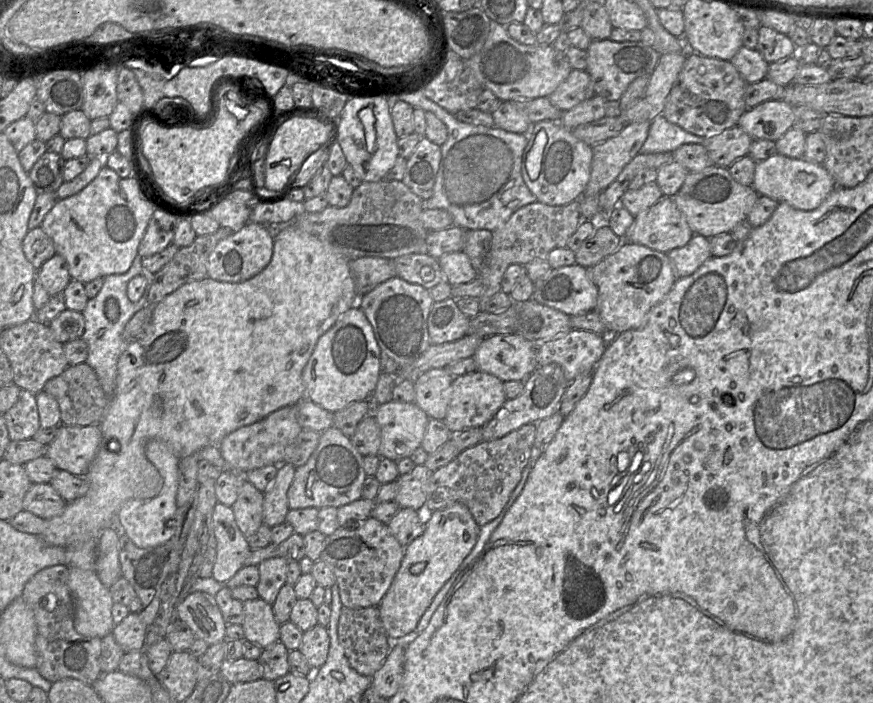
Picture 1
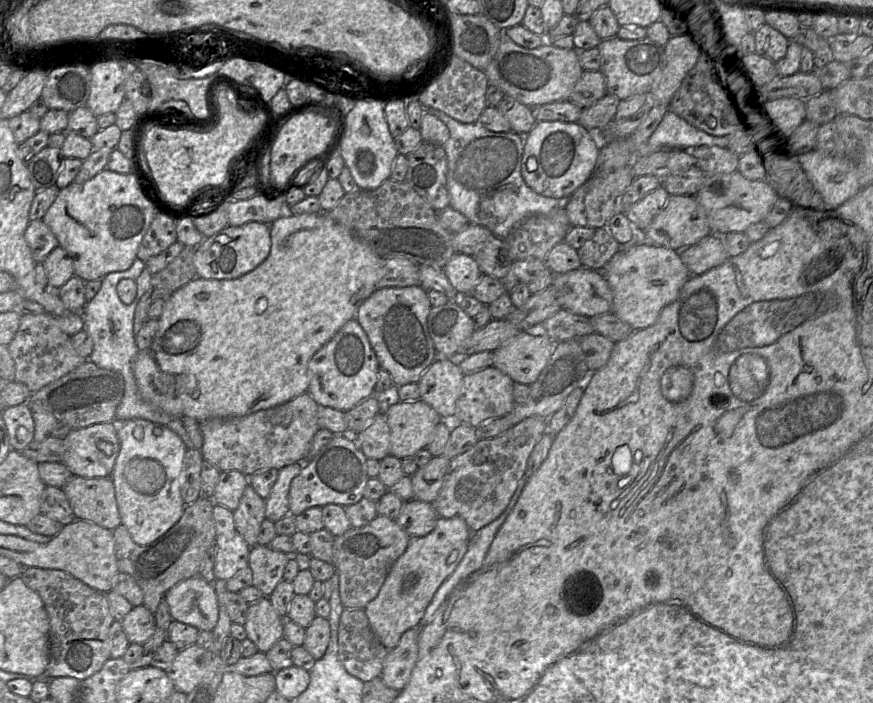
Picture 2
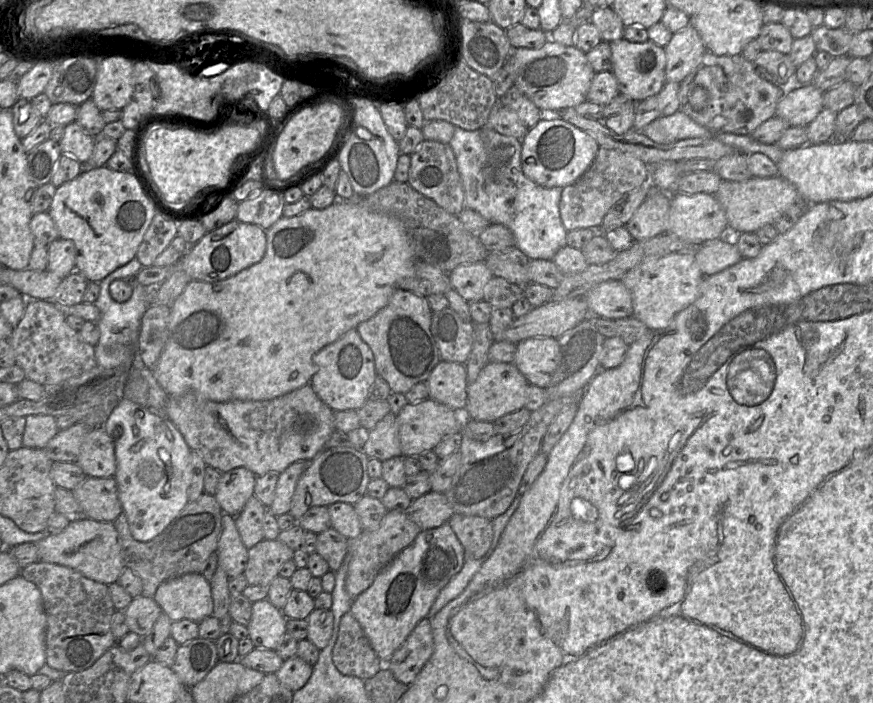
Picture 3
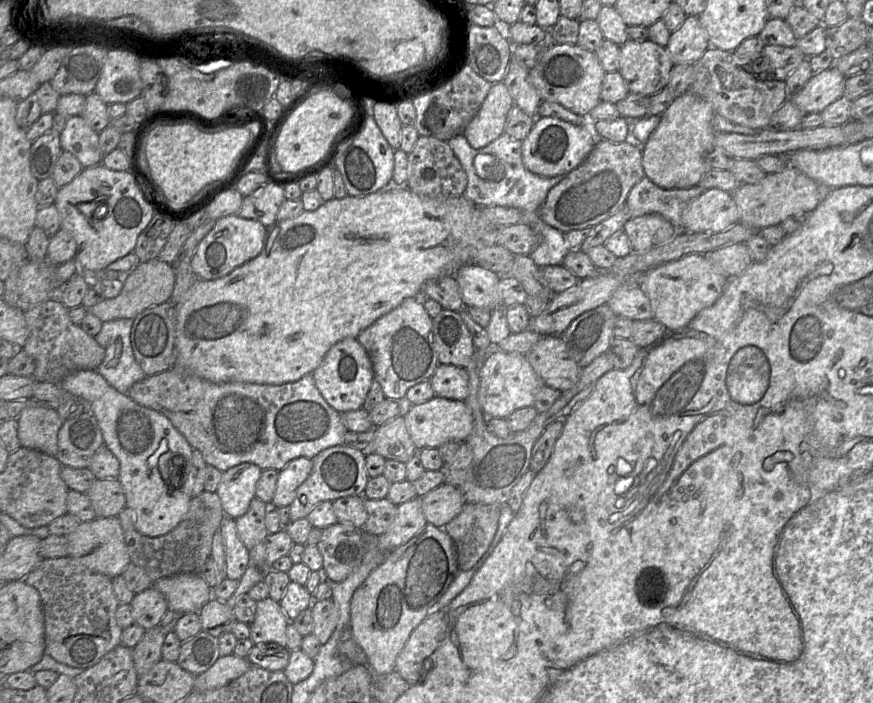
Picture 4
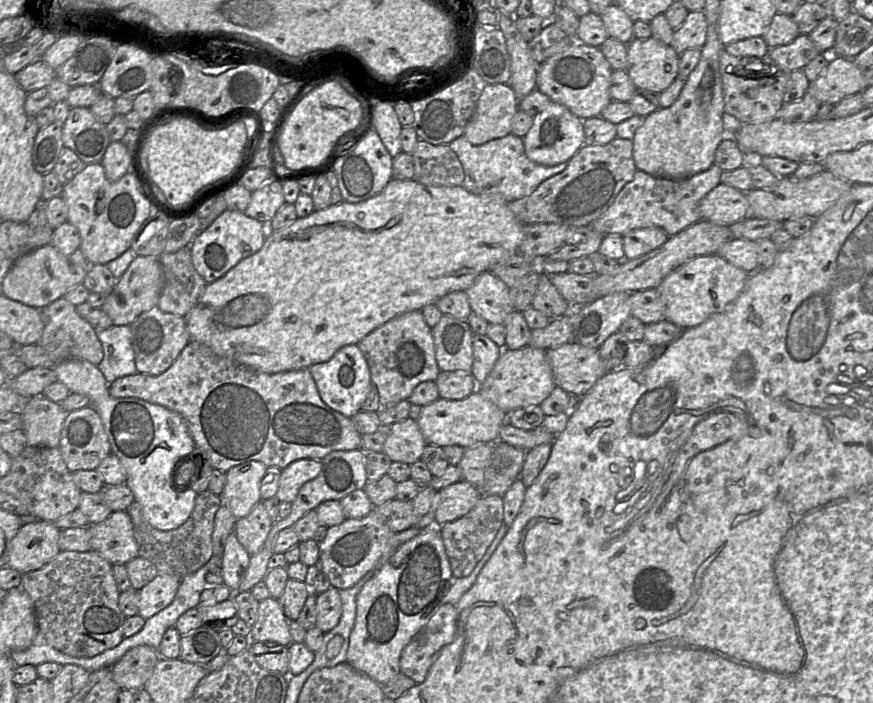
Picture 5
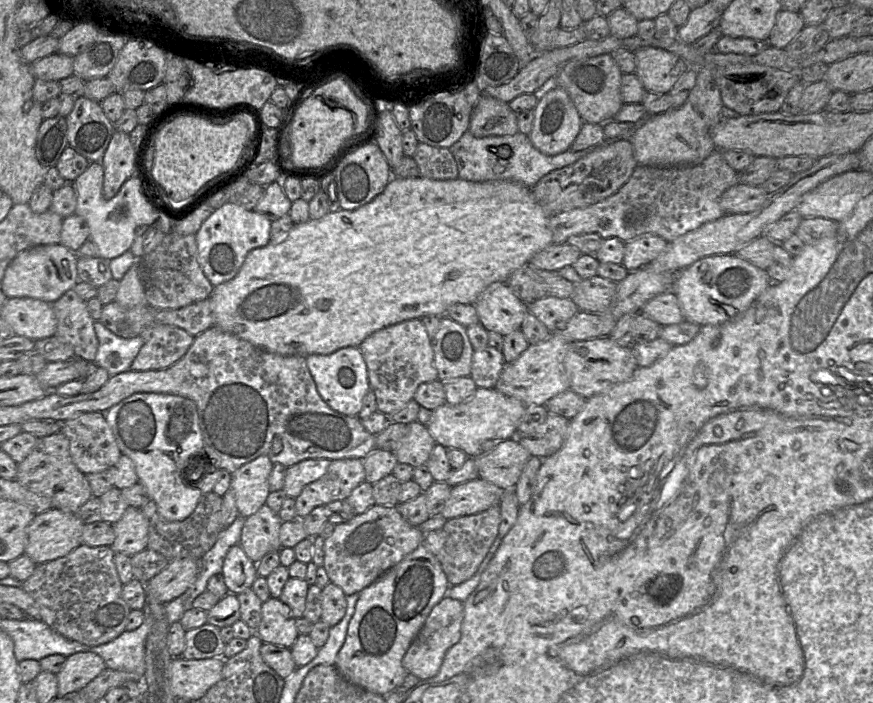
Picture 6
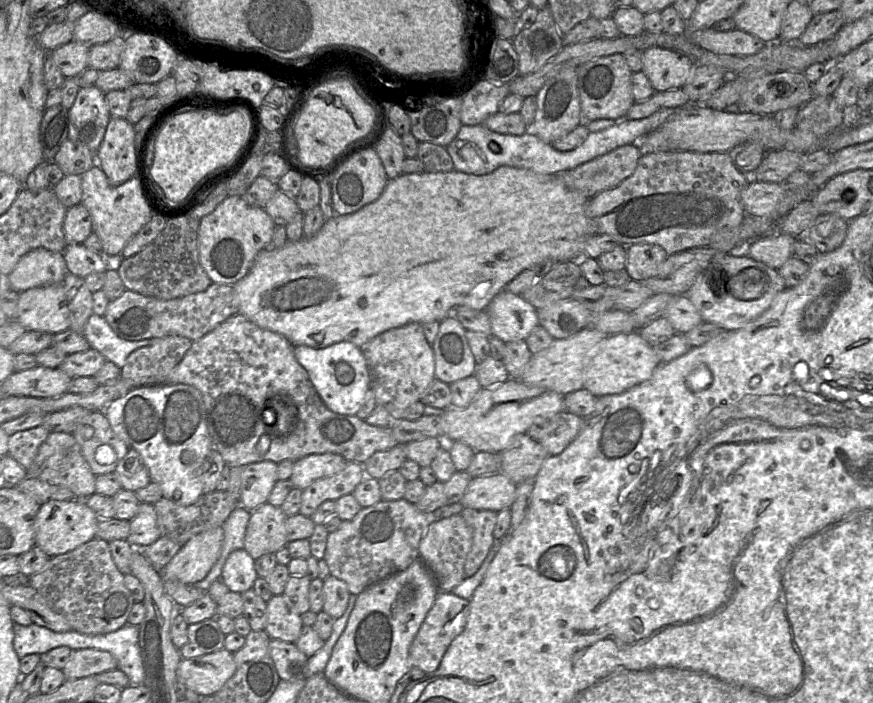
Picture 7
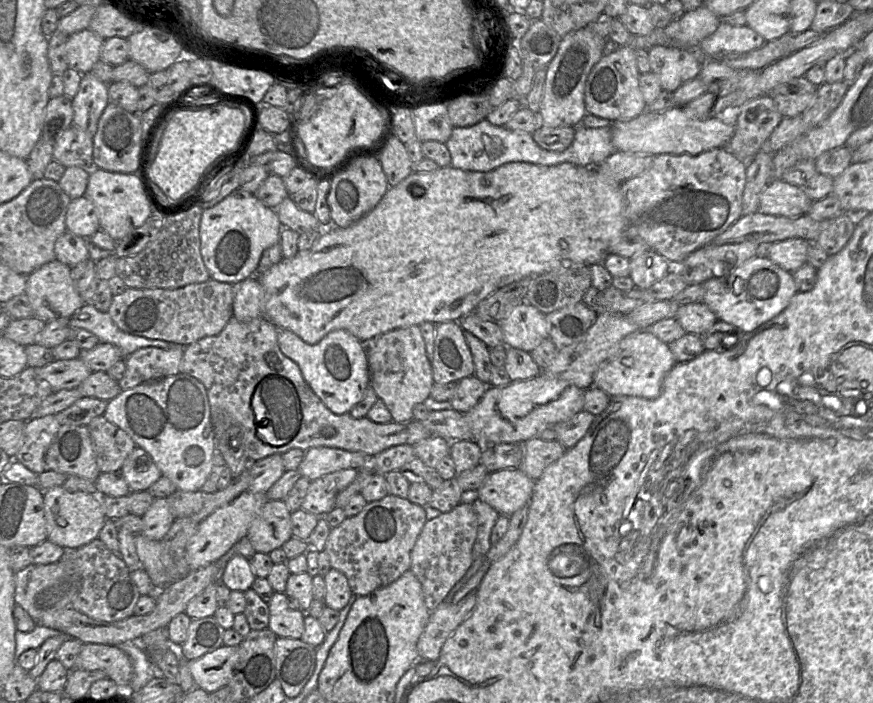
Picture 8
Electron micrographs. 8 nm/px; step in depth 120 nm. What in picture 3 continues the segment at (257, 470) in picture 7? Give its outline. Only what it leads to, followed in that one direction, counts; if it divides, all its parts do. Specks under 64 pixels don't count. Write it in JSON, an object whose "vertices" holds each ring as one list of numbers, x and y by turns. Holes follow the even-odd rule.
{"vertices":[[237,467,221,474,215,497,223,511,232,516,239,514,254,495,257,476,245,467]]}

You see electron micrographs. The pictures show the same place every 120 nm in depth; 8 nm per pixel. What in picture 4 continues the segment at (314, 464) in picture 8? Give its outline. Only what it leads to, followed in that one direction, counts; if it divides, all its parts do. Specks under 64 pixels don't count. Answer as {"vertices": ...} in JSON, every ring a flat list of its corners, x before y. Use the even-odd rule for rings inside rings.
{"vertices":[[306,457,291,460,279,471,273,502,277,507,290,506,297,488,308,478,313,461]]}

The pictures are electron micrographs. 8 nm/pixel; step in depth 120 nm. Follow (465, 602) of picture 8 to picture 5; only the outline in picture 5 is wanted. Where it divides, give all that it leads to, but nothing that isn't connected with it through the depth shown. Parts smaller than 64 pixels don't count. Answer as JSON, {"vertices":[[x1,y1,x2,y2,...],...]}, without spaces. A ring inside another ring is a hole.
{"vertices":[[450,603,440,605,428,623,402,650,400,672,416,684,425,681,437,654,454,640,456,630,456,606]]}

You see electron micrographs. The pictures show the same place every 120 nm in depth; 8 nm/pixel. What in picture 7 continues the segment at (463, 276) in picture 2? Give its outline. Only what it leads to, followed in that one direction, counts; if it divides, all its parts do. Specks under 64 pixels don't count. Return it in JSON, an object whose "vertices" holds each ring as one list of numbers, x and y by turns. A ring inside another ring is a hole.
{"vertices":[[507,290,500,291,485,311,490,319,492,336,504,343,525,340,539,325,536,308]]}

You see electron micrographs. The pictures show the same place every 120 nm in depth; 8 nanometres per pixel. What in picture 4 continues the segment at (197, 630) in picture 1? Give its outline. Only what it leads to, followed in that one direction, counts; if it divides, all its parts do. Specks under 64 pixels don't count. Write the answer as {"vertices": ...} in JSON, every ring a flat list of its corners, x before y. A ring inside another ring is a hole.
{"vertices":[[181,573,159,579,153,587,167,600,168,610,178,613,199,613,213,598,212,590,199,573]]}

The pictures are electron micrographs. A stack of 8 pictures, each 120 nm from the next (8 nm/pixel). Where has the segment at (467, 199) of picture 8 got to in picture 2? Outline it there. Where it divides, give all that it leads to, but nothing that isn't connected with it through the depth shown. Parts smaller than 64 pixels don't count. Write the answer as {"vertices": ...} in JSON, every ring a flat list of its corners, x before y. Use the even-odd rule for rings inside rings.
{"vertices":[[322,212,312,214,301,214,294,215,291,213,284,213,277,220,270,225,270,236,271,236,271,250,266,260,261,263,257,268,251,272,236,278,236,279,203,279,196,277,186,285,176,290,167,300,165,308,159,317,159,330,157,331,151,344,143,350,139,350,138,354,134,358,133,372,136,380,136,384,139,393,144,401,161,409,162,411,182,417,190,417,198,421,199,423,213,420,213,419,230,419,246,416,255,413,260,410,273,408,284,404,293,398,308,391,310,385,308,363,312,356,326,344,349,320,355,318,356,313,360,305,377,289,377,282,384,276,385,259,377,255,366,243,357,239,347,228,340,223,334,221,328,214]]}

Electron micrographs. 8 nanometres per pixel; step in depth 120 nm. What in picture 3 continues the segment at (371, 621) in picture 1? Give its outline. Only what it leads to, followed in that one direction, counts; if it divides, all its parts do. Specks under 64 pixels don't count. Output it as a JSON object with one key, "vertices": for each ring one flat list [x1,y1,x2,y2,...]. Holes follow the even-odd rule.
{"vertices":[[350,611,340,619,332,660,342,674,356,676,362,680,374,676,384,665]]}

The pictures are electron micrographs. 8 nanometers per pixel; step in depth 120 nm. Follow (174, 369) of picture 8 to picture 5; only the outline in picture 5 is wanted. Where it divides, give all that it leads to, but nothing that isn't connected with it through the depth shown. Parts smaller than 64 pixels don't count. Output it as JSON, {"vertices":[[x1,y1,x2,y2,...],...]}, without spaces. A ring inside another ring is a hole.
{"vertices":[[158,307,140,314,130,325,135,365,139,373,158,375,167,370,191,341,186,321,173,313,163,312]]}

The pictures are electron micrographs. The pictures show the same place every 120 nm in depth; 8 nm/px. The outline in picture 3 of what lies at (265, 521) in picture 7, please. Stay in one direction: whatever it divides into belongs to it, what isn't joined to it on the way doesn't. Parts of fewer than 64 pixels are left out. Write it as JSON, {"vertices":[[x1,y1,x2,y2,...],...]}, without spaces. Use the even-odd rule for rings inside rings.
{"vertices":[[252,496,242,511,235,516,235,525,247,549,256,545,264,538,264,515,267,507]]}

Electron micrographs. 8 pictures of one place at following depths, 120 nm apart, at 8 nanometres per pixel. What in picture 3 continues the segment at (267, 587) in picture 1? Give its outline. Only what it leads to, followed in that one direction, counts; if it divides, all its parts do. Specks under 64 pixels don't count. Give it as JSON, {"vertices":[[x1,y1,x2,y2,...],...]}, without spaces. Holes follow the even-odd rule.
{"vertices":[[263,539,248,549,244,575,248,585,267,587,279,575,281,566,293,559,294,550,278,539]]}

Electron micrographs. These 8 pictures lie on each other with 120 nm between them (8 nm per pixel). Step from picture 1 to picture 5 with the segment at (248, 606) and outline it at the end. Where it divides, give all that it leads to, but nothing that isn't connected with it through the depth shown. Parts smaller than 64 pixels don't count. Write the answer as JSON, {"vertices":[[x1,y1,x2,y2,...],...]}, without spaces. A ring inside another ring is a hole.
{"vertices":[[269,596,259,601,258,615,251,626,251,641,275,641,290,646,293,642,290,619,286,616,279,599]]}

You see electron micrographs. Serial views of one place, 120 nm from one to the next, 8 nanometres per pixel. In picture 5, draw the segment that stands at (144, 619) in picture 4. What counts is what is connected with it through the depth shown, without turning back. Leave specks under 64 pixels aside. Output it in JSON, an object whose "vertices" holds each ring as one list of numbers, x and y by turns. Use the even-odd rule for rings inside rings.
{"vertices":[[158,574,139,591,138,615,149,619,165,607,176,596,183,576]]}

